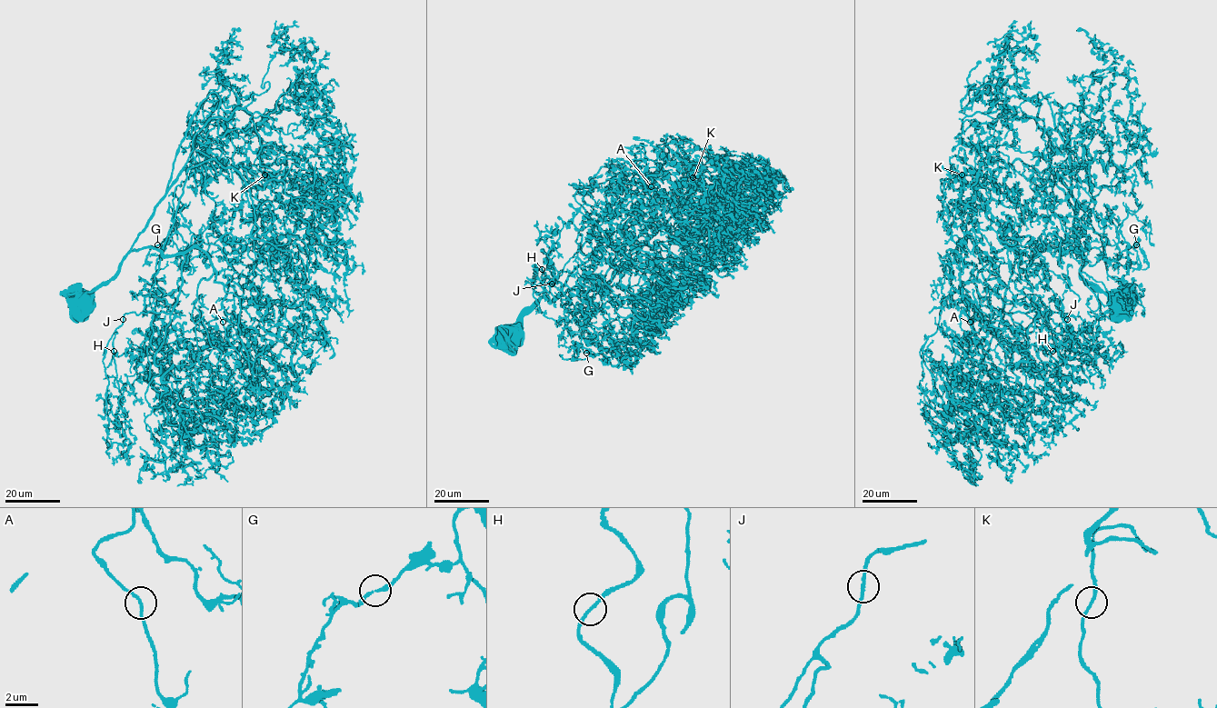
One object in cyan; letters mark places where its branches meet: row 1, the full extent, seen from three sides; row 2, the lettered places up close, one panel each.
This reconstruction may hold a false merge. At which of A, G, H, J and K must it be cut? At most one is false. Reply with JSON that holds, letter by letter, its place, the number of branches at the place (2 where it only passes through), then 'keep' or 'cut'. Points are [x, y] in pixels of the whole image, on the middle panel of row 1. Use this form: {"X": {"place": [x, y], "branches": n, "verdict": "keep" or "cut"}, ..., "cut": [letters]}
{"A": {"place": [651, 186], "branches": 2, "verdict": "keep"}, "G": {"place": [586, 353], "branches": 2, "verdict": "keep"}, "H": {"place": [542, 269], "branches": 2, "verdict": "keep"}, "J": {"place": [552, 284], "branches": 2, "verdict": "keep"}, "K": {"place": [693, 177], "branches": 2, "verdict": "keep"}, "cut": []}

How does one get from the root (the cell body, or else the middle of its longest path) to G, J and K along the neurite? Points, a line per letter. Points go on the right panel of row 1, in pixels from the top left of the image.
G: (1118, 302), (1081, 275), (1074, 198), (1050, 168), (1083, 252), (1119, 241), (1126, 207), (1144, 224), (1136, 244)
J: (1118, 302), (1081, 275), (1078, 251), (1019, 254), (1003, 310), (1067, 319)
K: (1118, 302), (1081, 275), (1074, 198), (1048, 169), (1017, 158), (954, 189), (949, 180), (962, 174)

